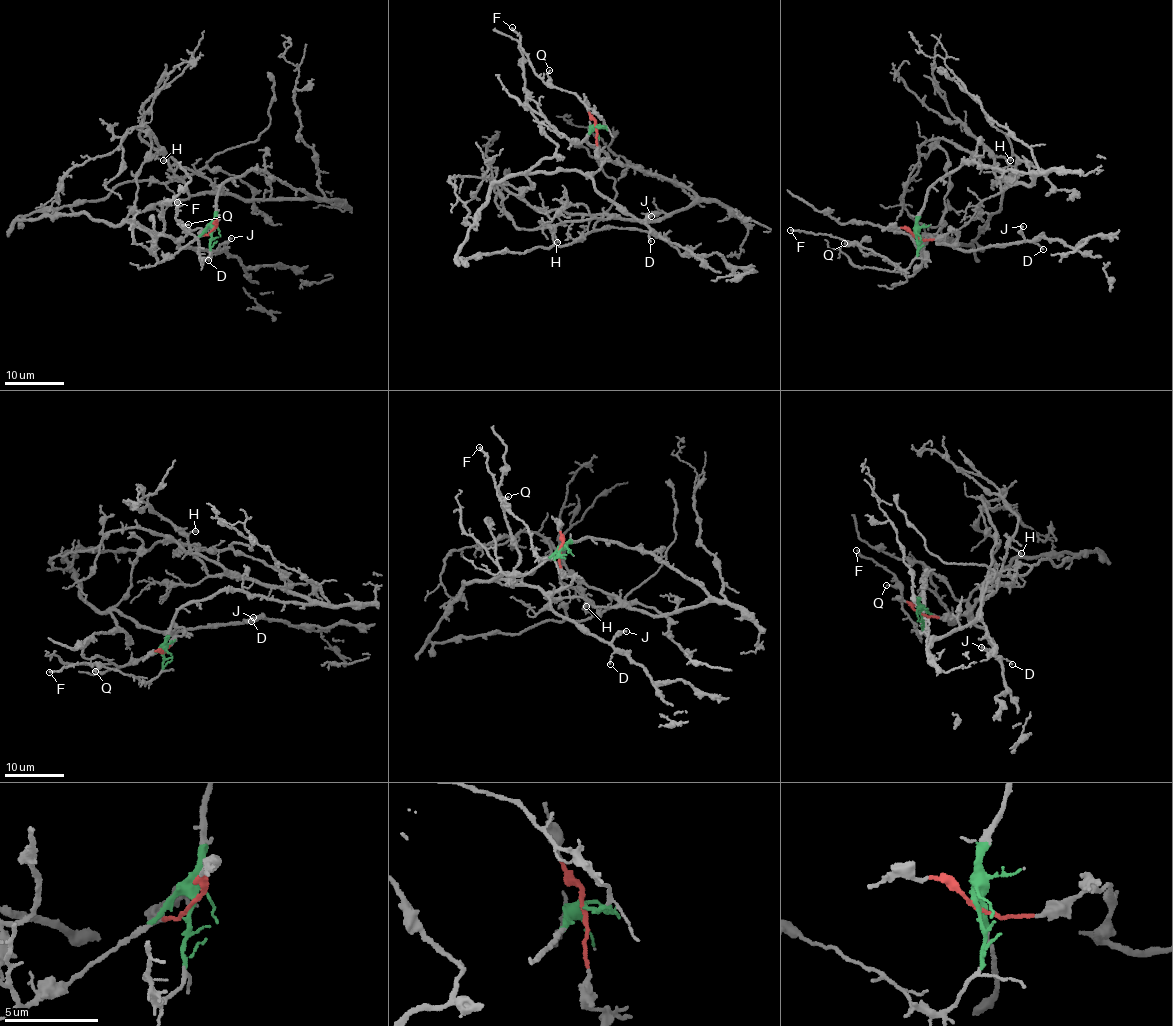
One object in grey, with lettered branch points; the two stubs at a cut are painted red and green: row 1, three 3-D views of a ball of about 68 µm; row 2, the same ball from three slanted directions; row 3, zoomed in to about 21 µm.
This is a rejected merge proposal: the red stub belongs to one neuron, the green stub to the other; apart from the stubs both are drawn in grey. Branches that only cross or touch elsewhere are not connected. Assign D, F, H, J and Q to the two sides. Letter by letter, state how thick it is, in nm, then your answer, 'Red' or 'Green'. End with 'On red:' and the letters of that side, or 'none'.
D: Thickness 120 nm. Red
F: Thickness 180 nm. Green
H: Thickness 140 nm. Green
J: Thickness 180 nm. Red
Q: Thickness 110 nm. Green
On red: D, J

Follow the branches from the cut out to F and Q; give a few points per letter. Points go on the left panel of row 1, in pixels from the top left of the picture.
F: (213, 231), (210, 250), (203, 260), (196, 238), (181, 229), (176, 217), (176, 206), (181, 205), (177, 201)
Q: (213, 231), (210, 250), (203, 260), (196, 238), (186, 232), (183, 226), (189, 224)

